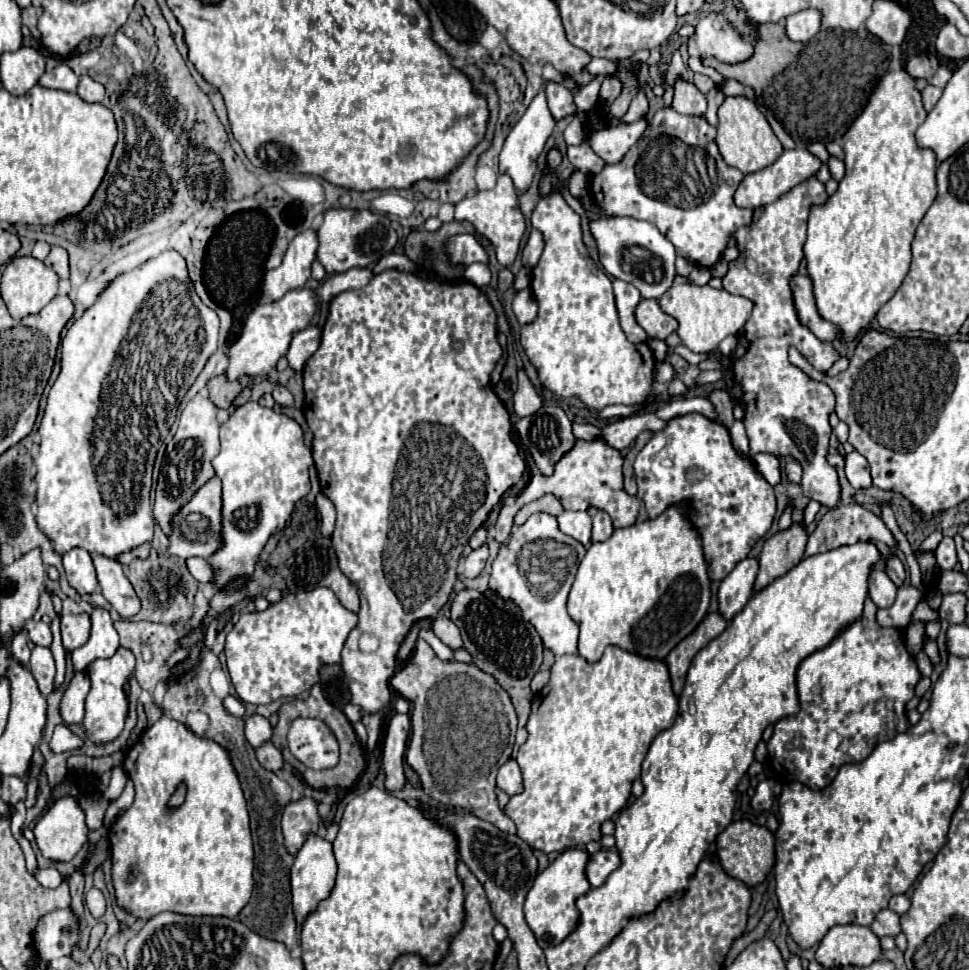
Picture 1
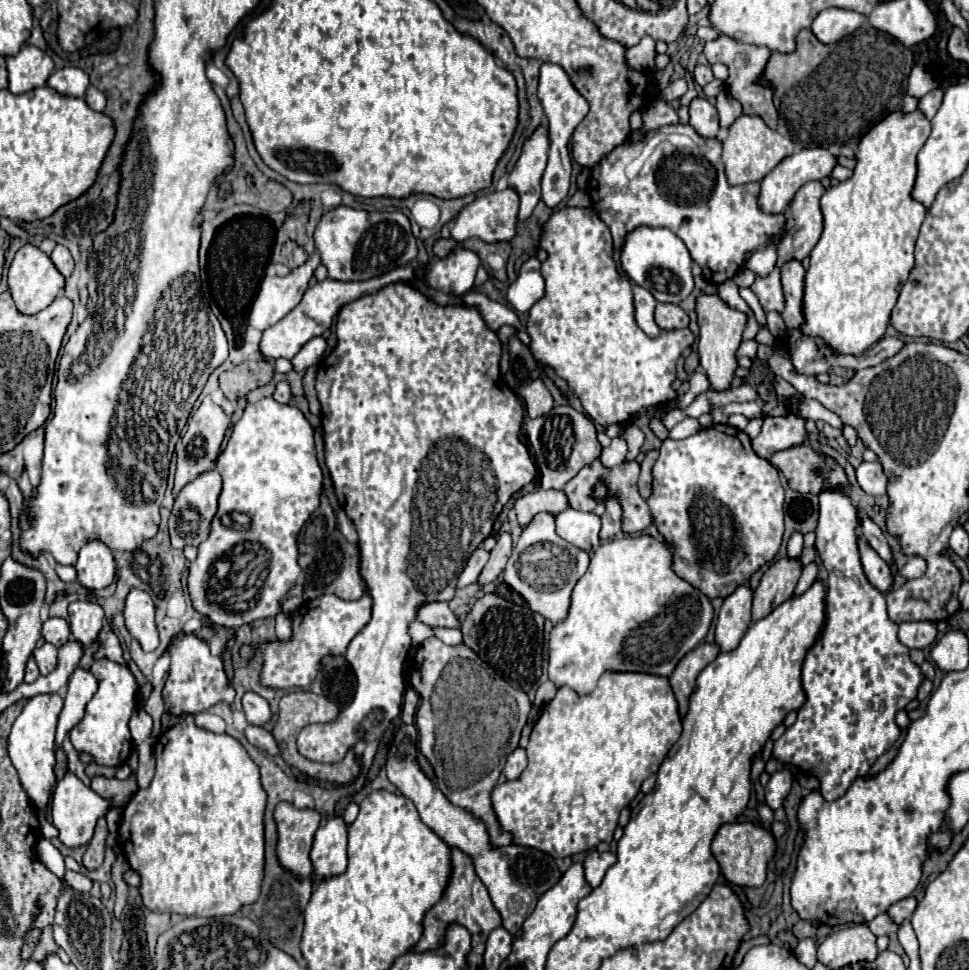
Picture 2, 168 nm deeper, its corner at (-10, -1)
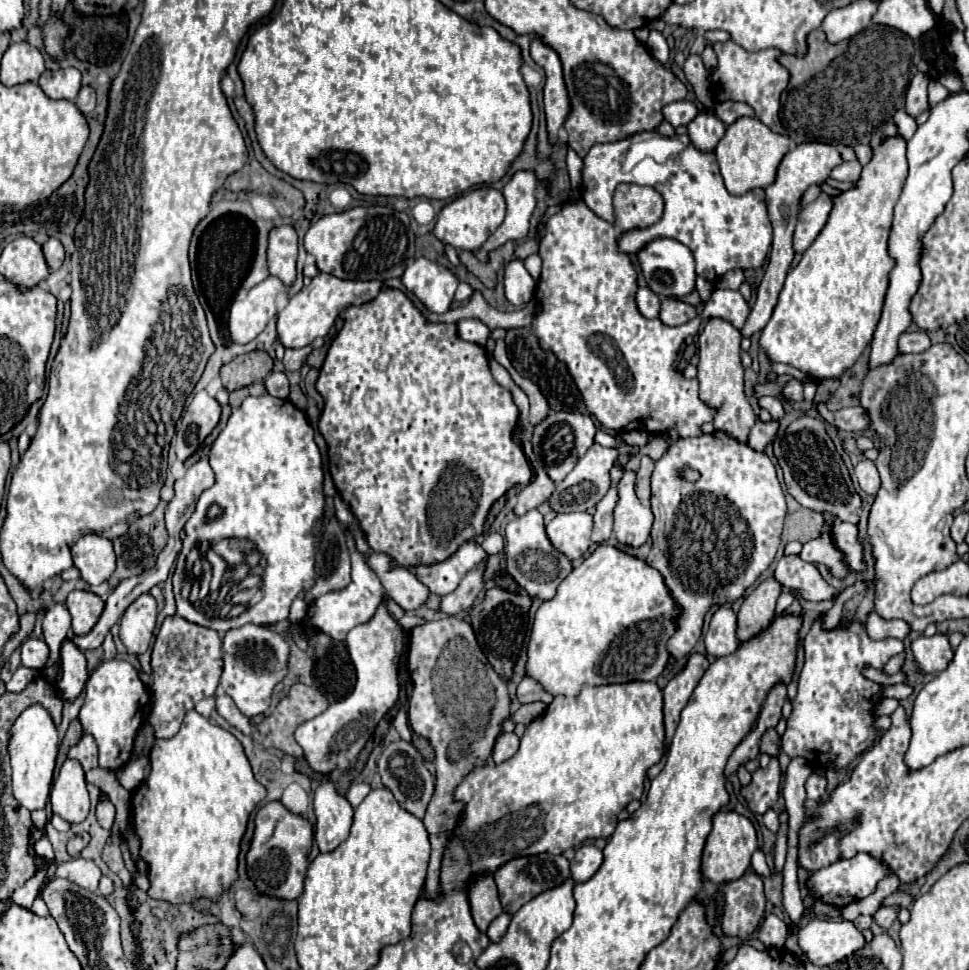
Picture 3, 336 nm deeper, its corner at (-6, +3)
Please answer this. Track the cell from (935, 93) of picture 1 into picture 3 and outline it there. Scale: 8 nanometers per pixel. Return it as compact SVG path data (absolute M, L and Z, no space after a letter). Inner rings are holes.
M918 72L912 82L910 82L910 88L908 88L908 94L906 94L906 114L910 114L912 118L920 116L924 110L928 110L928 76Z

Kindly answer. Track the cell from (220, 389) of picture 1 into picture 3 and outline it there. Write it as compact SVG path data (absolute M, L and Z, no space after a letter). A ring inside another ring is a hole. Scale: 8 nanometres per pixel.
M256 350L250 354L238 356L232 362L228 362L226 366L222 366L220 376L222 376L224 388L228 392L232 392L232 390L258 382L260 376L264 378L266 374L270 374L272 366L274 366L274 360L268 356L268 352Z

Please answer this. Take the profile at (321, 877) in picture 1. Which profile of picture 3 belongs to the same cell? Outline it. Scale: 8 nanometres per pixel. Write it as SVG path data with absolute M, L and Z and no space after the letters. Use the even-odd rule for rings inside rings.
M335 770L330 773L330 780L326 784L320 784L316 788L316 796L314 796L314 814L316 814L314 838L320 846L320 852L334 850L350 834L354 808L350 806L346 796L338 794L336 782L339 777L340 772Z

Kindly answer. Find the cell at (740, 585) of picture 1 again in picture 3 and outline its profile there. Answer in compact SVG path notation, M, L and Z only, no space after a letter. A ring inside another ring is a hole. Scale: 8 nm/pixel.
M730 604L720 606L710 622L708 634L706 634L706 654L714 658L728 656L736 652L736 614L730 608Z

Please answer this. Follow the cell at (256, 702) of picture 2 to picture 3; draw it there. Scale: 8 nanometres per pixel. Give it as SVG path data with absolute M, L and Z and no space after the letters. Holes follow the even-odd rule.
M246 624L224 634L222 638L224 672L220 678L220 686L234 700L234 704L244 716L252 718L268 710L274 686L282 682L288 674L288 656L290 656L288 640L266 626Z

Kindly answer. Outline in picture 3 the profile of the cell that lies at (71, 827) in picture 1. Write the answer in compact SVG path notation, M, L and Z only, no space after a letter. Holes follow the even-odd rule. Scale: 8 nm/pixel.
M66 760L58 778L52 784L50 802L54 814L62 816L70 824L82 822L90 810L90 798L86 790L84 770L78 760Z

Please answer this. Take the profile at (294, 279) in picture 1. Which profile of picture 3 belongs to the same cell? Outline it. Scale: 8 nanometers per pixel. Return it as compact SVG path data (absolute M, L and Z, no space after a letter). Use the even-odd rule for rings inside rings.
M268 276L268 280L254 286L244 298L232 302L228 330L236 344L252 342L266 328L270 318L276 314L274 296L282 290L284 286L280 286L280 280Z

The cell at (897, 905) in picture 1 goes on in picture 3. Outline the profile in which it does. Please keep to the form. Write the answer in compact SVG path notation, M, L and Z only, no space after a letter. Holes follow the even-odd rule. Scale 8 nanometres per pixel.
M882 906L876 914L874 914L874 920L878 926L882 926L884 930L888 930L892 926L892 922L896 920L898 916L898 910L896 908L888 908L888 906Z

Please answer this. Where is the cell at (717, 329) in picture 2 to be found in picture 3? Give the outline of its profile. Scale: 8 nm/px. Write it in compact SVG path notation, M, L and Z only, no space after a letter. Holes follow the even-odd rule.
M712 318L702 334L700 334L700 348L698 348L698 380L700 380L700 400L716 410L714 414L714 430L726 432L728 436L736 438L738 442L746 442L750 428L756 424L756 414L750 402L744 396L744 368L740 364L740 330L736 330L730 322L720 318Z

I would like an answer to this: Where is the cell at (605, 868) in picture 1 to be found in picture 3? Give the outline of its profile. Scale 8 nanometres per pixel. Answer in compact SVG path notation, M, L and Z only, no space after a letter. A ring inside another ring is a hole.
M592 844L578 848L576 856L570 862L572 880L574 882L586 882L588 878L592 878L592 874L596 874L600 864L602 864L602 850L598 850Z

